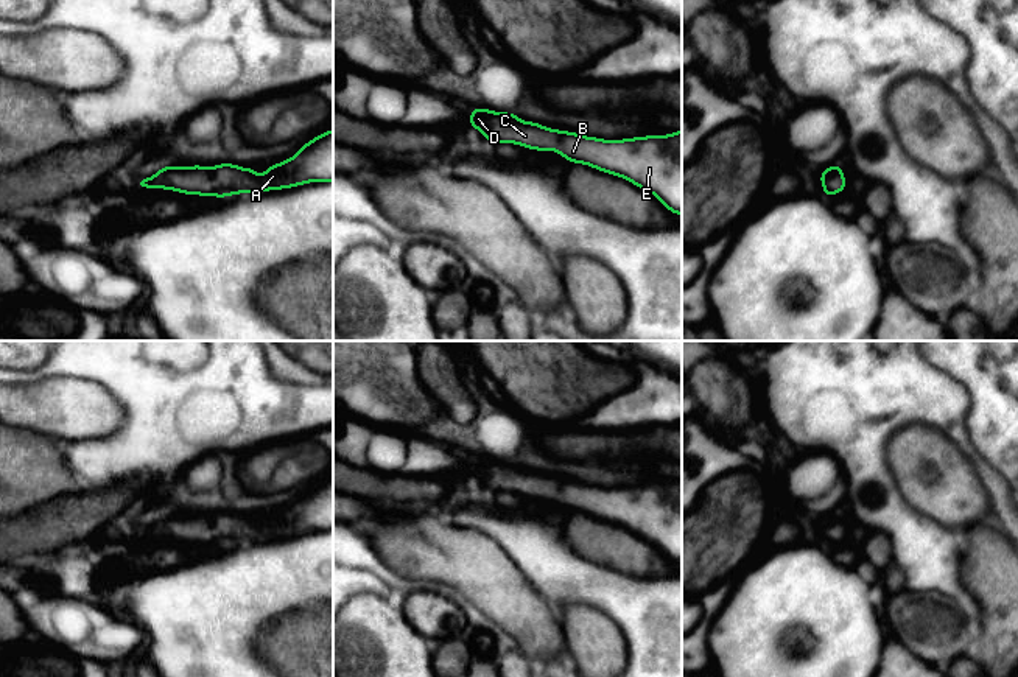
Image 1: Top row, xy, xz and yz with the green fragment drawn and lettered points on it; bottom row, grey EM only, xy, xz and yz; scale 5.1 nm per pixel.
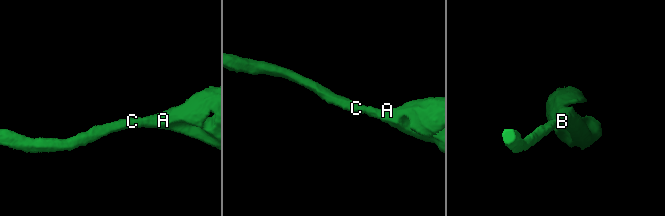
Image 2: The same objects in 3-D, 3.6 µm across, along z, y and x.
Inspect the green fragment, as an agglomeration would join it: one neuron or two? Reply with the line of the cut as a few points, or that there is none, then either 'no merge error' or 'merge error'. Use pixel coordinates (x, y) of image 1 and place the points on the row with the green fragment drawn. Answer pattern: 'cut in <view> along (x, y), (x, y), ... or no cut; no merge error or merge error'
no cut; no merge error

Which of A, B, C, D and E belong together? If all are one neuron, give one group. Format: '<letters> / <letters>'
A B C D E

